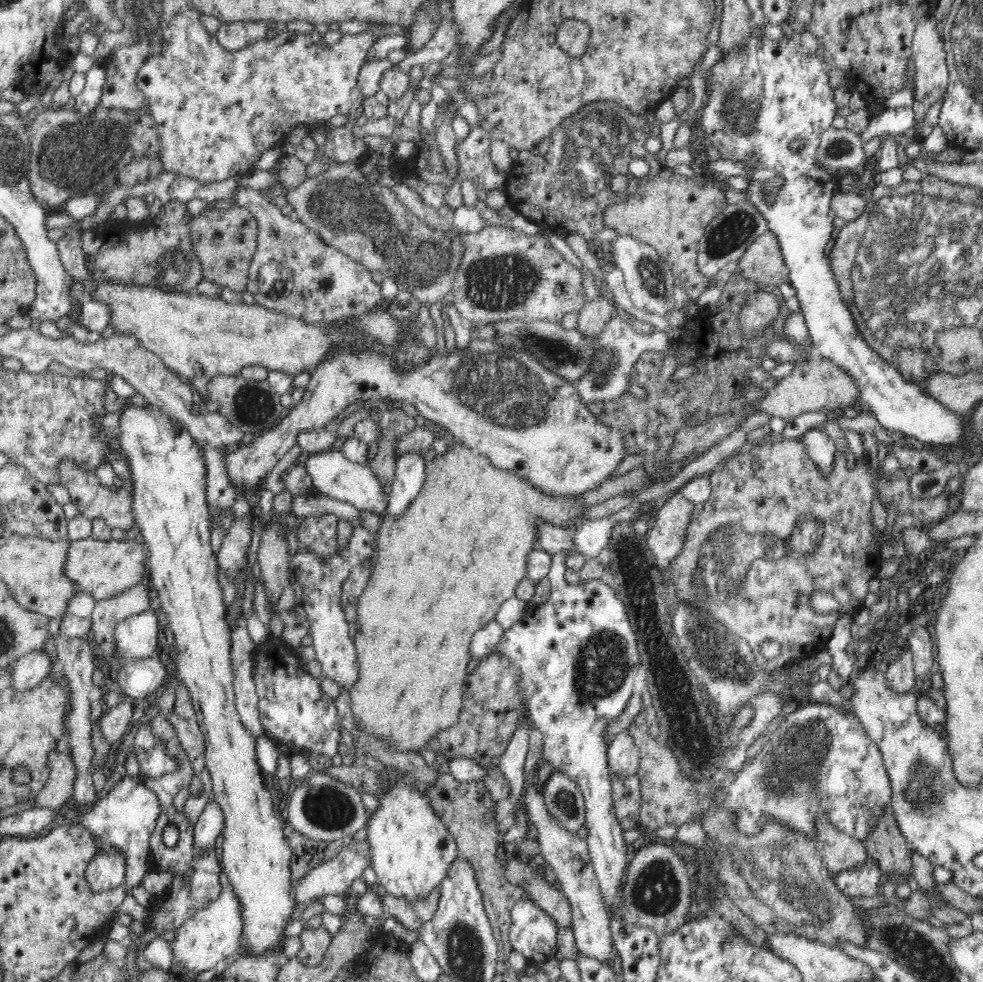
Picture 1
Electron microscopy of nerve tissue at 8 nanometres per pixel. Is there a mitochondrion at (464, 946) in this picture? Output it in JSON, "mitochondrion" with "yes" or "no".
{"mitochondrion":"yes"}

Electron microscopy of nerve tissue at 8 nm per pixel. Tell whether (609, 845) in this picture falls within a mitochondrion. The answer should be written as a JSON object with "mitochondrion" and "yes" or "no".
{"mitochondrion":"no"}

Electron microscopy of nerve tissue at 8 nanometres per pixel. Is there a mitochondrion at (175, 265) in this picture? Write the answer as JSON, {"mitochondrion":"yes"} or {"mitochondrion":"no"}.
{"mitochondrion":"yes"}

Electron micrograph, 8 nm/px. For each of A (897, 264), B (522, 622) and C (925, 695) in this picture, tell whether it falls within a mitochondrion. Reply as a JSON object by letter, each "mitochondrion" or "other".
{"A":"mitochondrion","B":"other","C":"other"}

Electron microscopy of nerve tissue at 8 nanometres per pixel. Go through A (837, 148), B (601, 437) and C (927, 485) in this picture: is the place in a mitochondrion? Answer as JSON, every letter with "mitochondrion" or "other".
{"A":"mitochondrion","B":"other","C":"other"}

